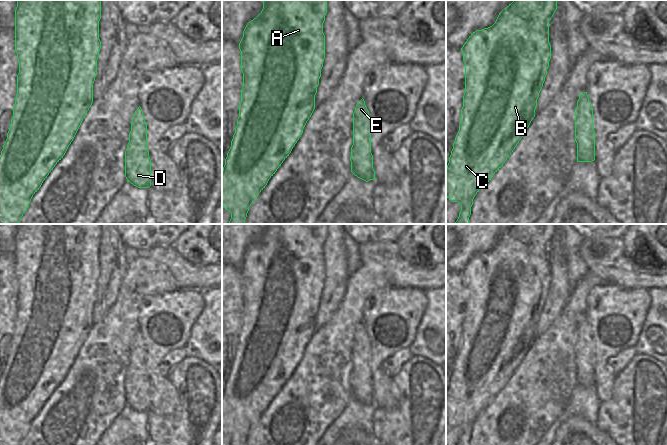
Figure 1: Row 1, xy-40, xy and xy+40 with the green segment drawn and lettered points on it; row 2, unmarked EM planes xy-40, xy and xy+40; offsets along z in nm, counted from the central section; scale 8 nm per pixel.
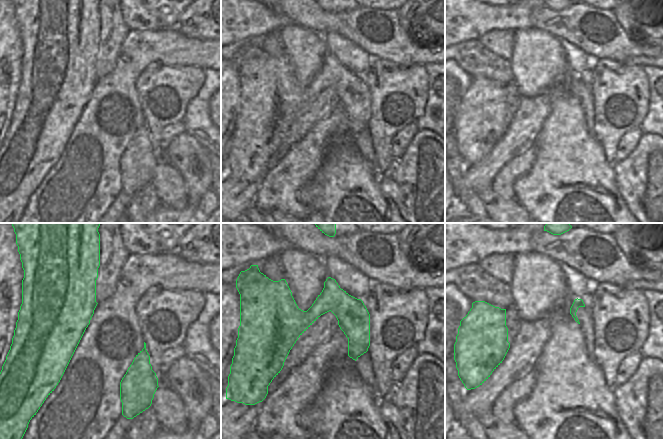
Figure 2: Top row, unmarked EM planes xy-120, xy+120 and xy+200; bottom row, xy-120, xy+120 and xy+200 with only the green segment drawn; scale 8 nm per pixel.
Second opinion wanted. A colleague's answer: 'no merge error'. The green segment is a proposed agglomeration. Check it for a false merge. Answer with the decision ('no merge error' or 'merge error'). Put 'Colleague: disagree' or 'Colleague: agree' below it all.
no merge error
Colleague: agree

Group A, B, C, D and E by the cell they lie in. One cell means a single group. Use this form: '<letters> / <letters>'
A B C D E

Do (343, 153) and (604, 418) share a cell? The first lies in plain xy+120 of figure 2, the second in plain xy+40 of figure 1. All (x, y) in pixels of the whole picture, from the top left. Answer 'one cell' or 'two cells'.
two cells

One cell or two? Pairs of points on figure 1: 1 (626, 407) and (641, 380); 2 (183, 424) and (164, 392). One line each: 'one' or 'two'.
1: one
2: two

